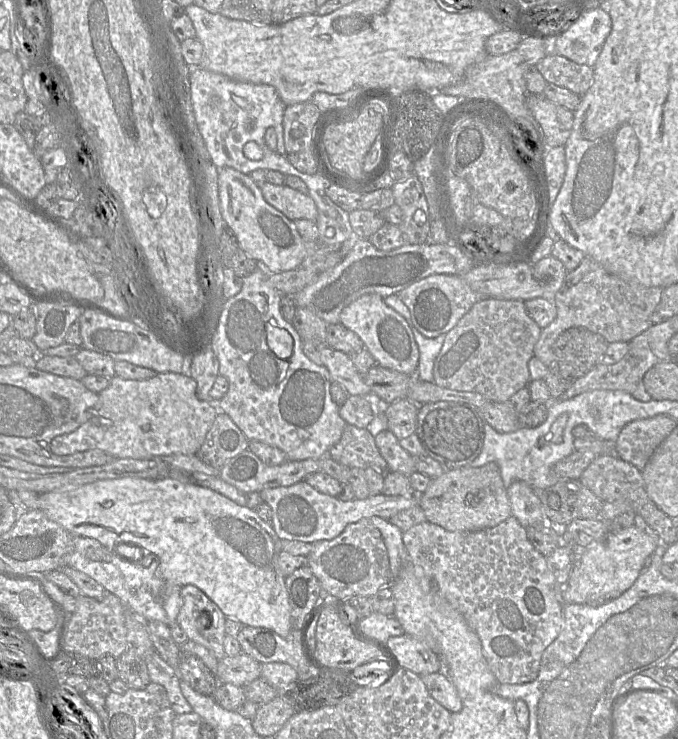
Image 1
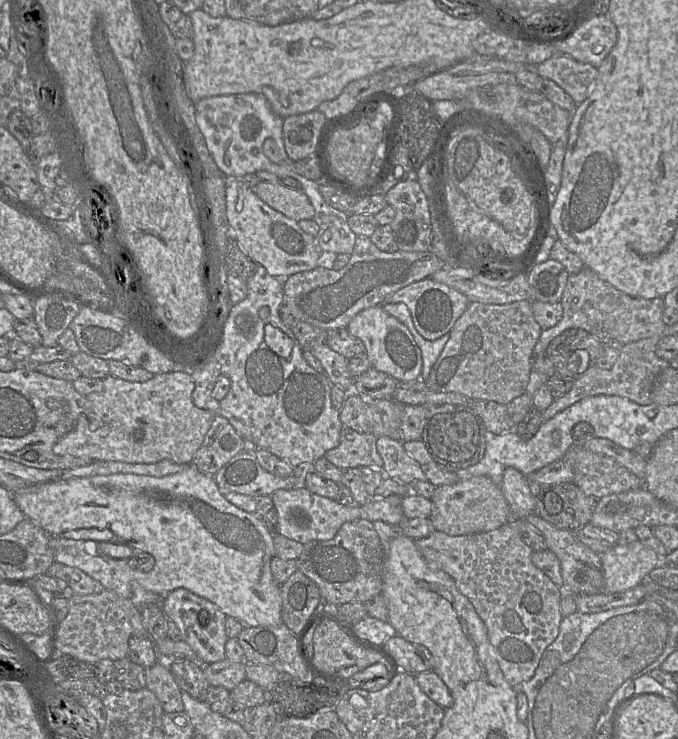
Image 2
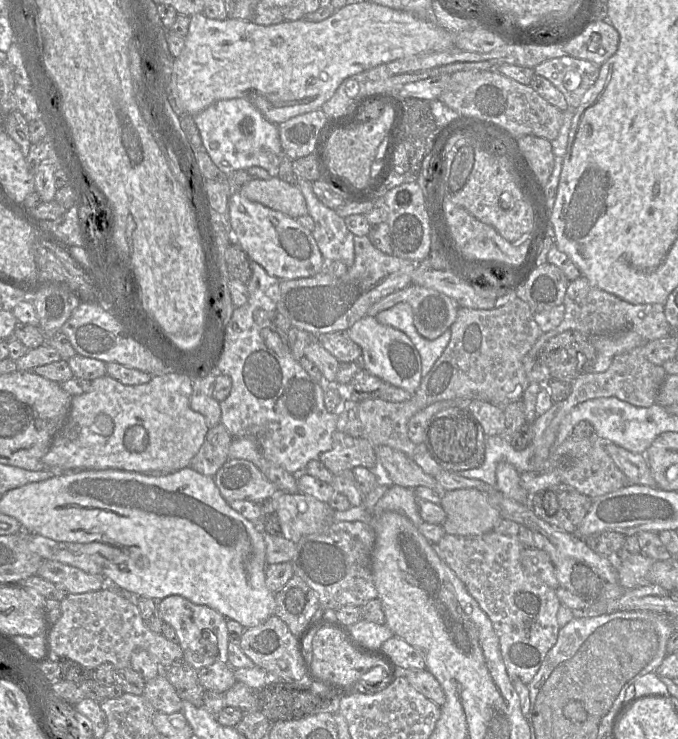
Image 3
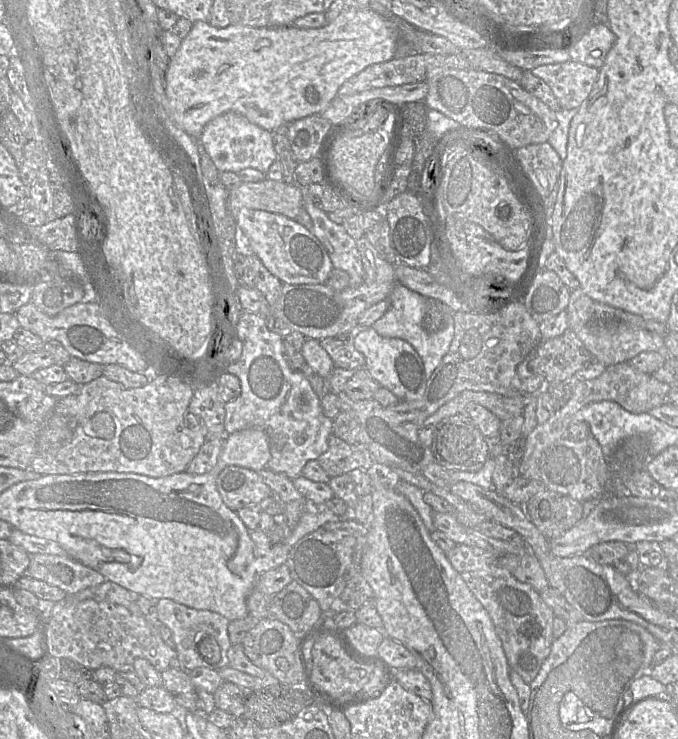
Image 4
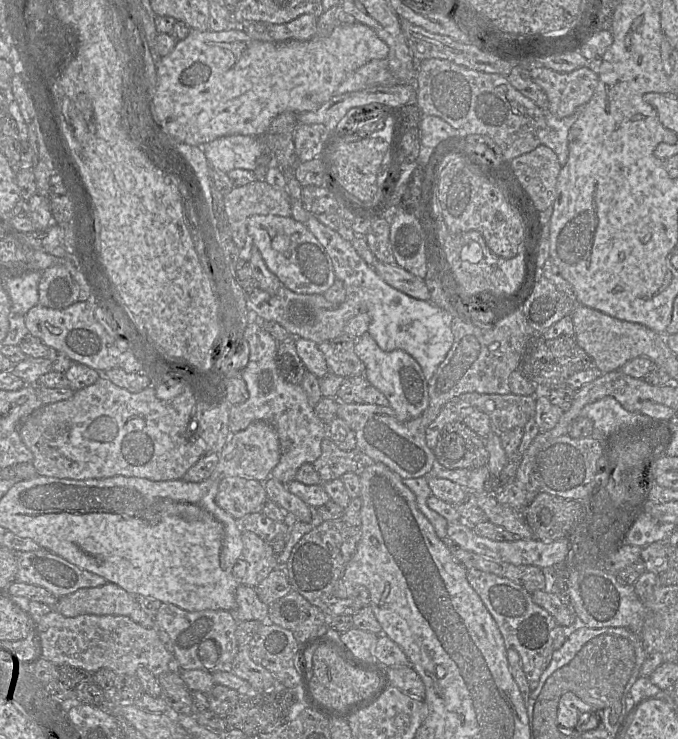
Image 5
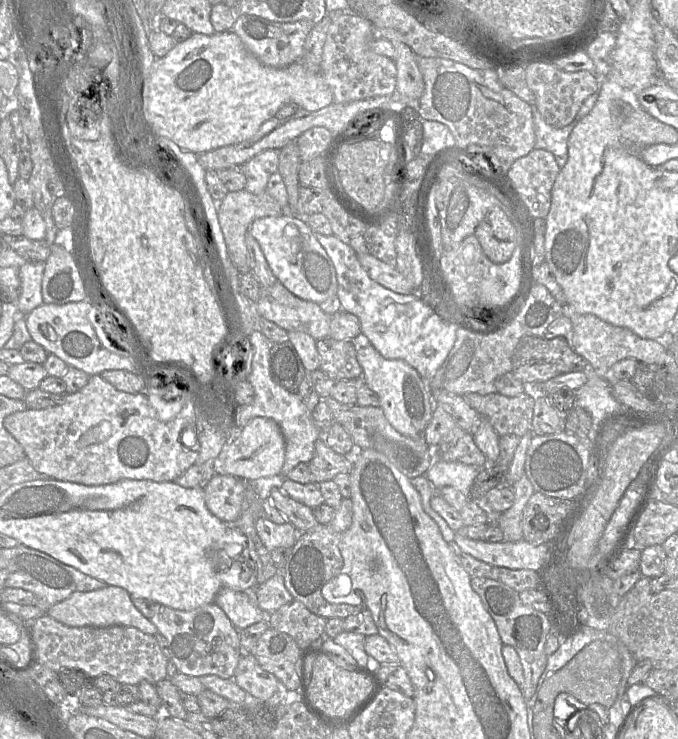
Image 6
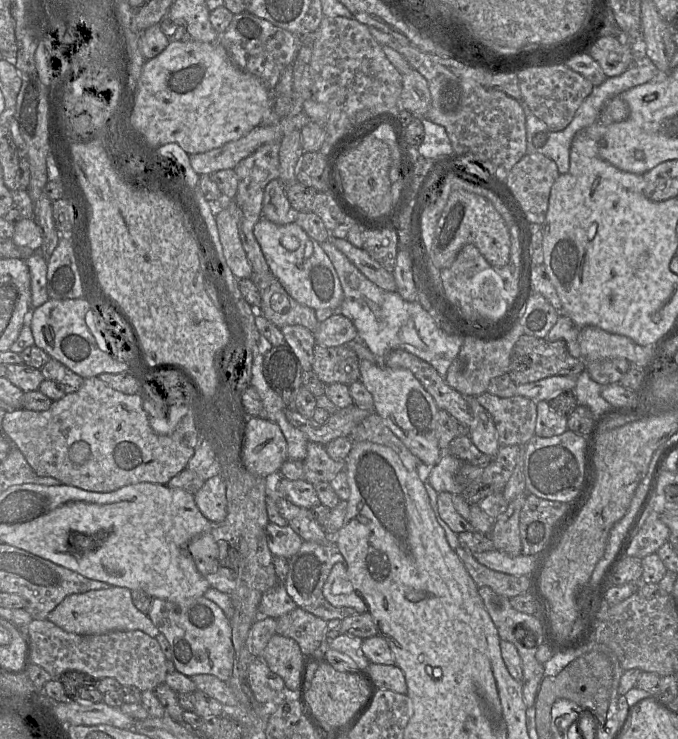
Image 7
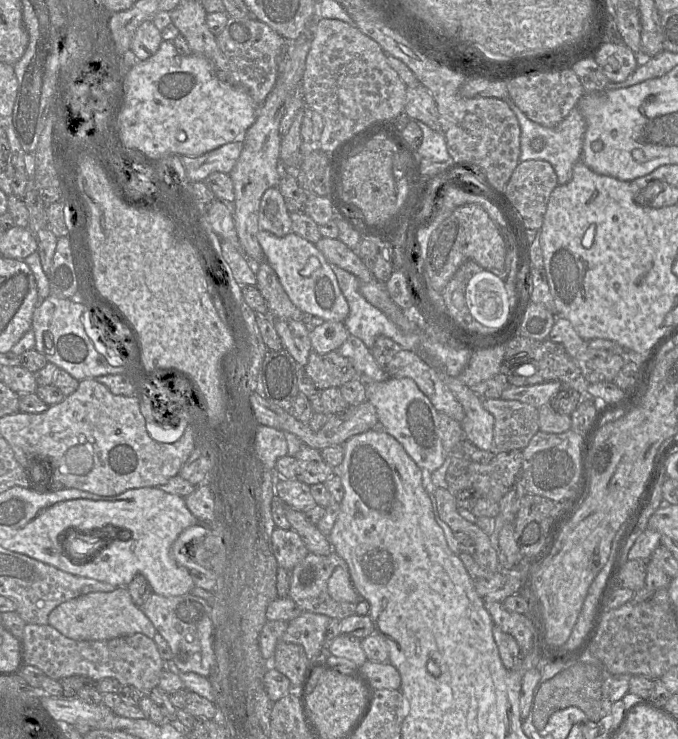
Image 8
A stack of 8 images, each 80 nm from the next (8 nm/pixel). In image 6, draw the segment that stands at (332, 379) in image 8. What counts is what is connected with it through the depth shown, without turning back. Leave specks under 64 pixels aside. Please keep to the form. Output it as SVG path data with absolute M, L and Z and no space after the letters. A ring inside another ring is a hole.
M330 337L316 340L320 367L331 379L361 379L363 369L357 360L357 349L351 340L334 340Z

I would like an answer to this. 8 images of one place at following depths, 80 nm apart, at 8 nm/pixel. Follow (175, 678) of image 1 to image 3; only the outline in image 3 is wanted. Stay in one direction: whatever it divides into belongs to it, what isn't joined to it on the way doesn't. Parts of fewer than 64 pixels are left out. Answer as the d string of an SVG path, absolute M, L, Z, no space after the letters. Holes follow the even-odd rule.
M163 673L145 683L143 696L158 712L182 712L182 699Z

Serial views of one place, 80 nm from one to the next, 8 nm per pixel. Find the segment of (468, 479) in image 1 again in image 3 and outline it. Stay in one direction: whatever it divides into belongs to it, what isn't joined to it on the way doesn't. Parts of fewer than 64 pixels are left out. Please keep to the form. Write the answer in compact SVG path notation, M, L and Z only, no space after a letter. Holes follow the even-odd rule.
M477 489L449 490L441 498L446 513L442 527L447 534L482 535L493 531L502 520L488 495Z

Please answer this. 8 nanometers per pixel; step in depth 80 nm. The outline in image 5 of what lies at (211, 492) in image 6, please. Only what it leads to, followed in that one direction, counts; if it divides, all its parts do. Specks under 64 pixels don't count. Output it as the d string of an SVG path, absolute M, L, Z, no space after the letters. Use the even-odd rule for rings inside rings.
M234 476L220 481L215 502L238 521L247 514L261 512L267 499L265 483Z

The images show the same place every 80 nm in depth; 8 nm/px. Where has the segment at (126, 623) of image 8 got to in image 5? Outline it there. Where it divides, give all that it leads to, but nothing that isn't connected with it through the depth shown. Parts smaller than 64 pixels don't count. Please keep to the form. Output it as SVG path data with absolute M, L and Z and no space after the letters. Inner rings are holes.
M111 582L103 586L78 589L59 598L53 609L65 617L82 614L121 615L144 628L156 628L155 620L142 610L133 595Z

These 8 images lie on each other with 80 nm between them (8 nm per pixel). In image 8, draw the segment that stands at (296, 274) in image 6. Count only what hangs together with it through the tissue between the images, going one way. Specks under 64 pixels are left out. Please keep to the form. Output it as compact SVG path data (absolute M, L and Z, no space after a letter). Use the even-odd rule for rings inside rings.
M259 230L257 238L264 252L264 260L275 271L284 291L299 310L324 321L345 321L349 314L348 303L331 265L315 244L293 232L277 237L271 232Z

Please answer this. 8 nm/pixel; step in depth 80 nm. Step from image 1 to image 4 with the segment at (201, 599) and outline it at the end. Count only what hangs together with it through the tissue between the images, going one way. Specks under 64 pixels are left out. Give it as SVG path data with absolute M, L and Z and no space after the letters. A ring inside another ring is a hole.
M163 598L157 602L159 622L167 626L173 633L177 658L185 671L205 667L221 670L229 666L228 650L232 643L228 635L229 620L209 610L198 610Z

